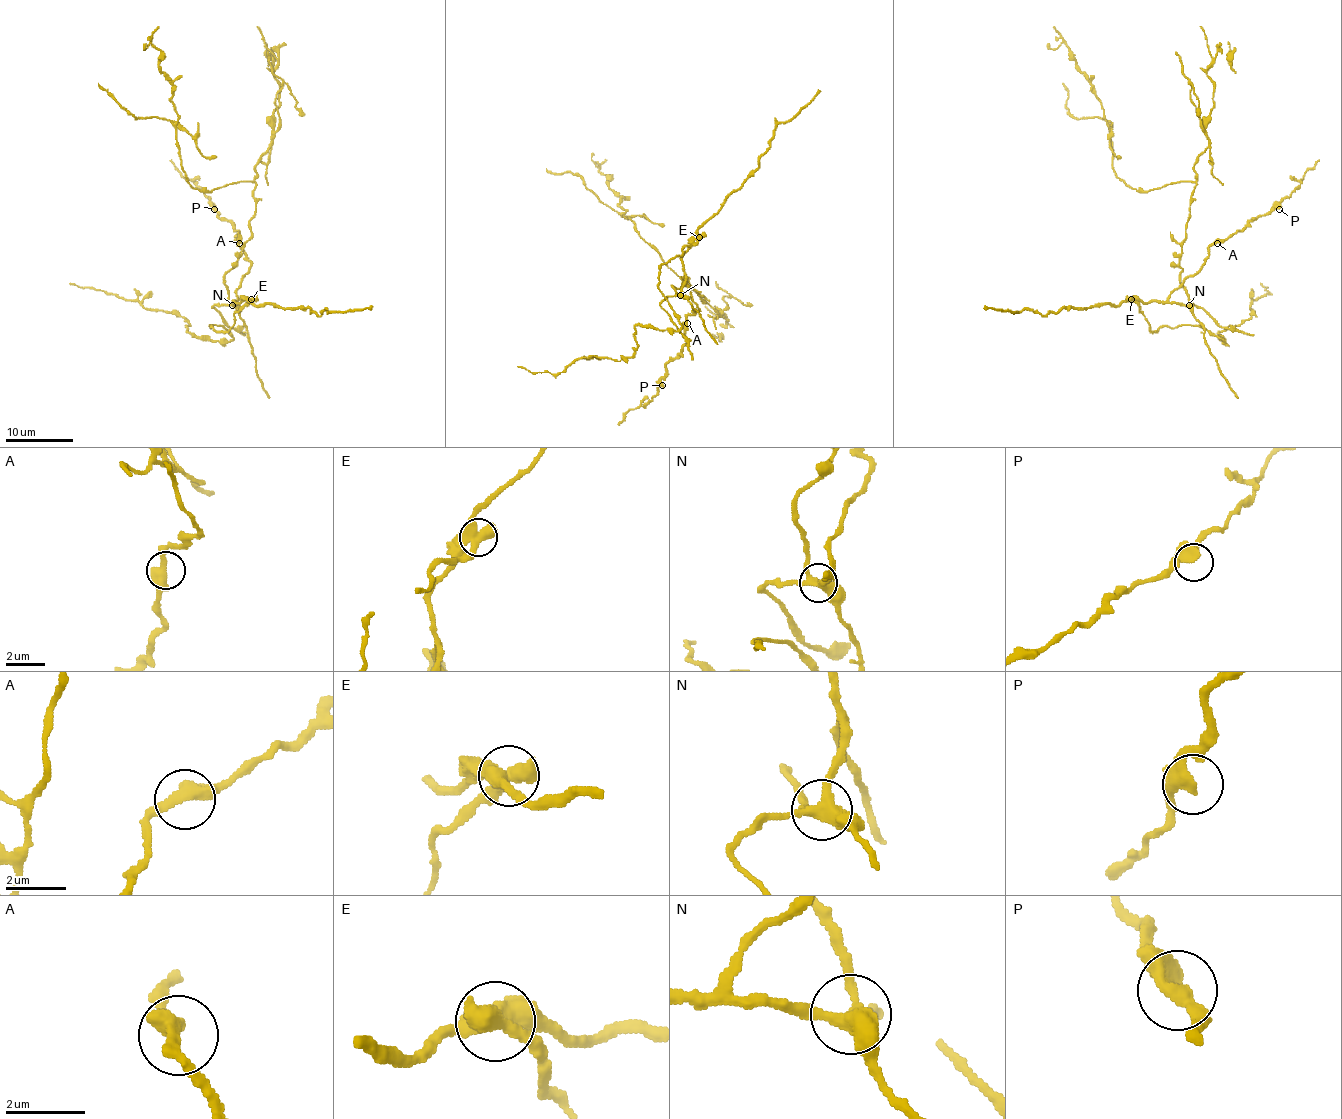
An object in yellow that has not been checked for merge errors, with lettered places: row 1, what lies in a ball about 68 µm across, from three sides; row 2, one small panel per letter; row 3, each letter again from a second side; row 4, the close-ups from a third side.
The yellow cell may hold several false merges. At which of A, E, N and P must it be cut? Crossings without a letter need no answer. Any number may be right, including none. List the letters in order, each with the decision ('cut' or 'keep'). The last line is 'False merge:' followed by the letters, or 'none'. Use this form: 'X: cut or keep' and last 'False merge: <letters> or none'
A: keep
E: cut
N: cut
P: keep
False merge: E, N

